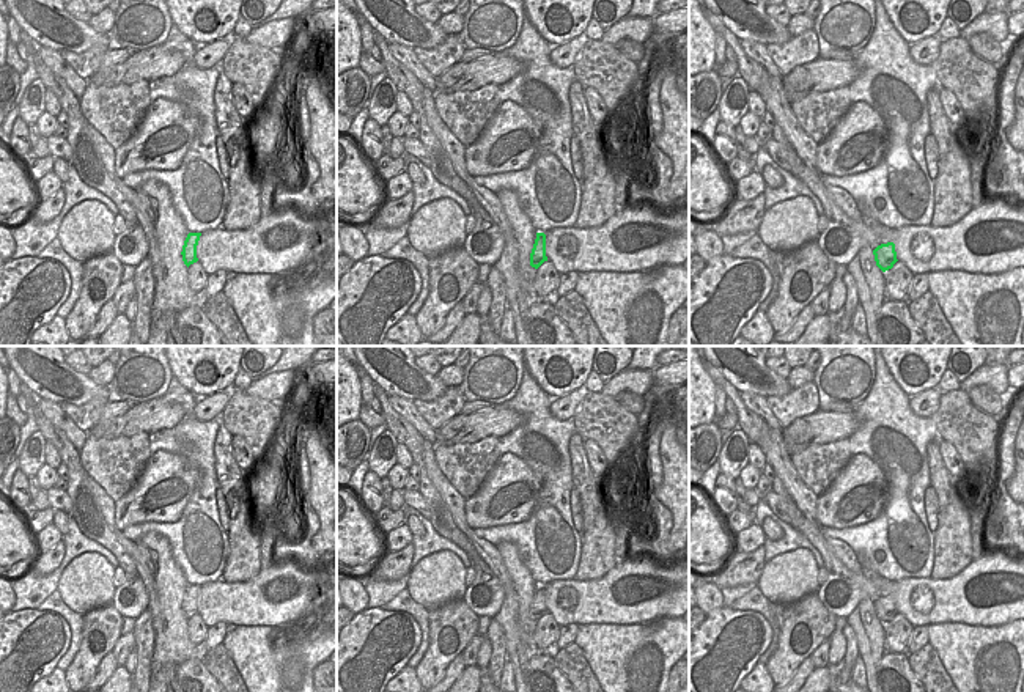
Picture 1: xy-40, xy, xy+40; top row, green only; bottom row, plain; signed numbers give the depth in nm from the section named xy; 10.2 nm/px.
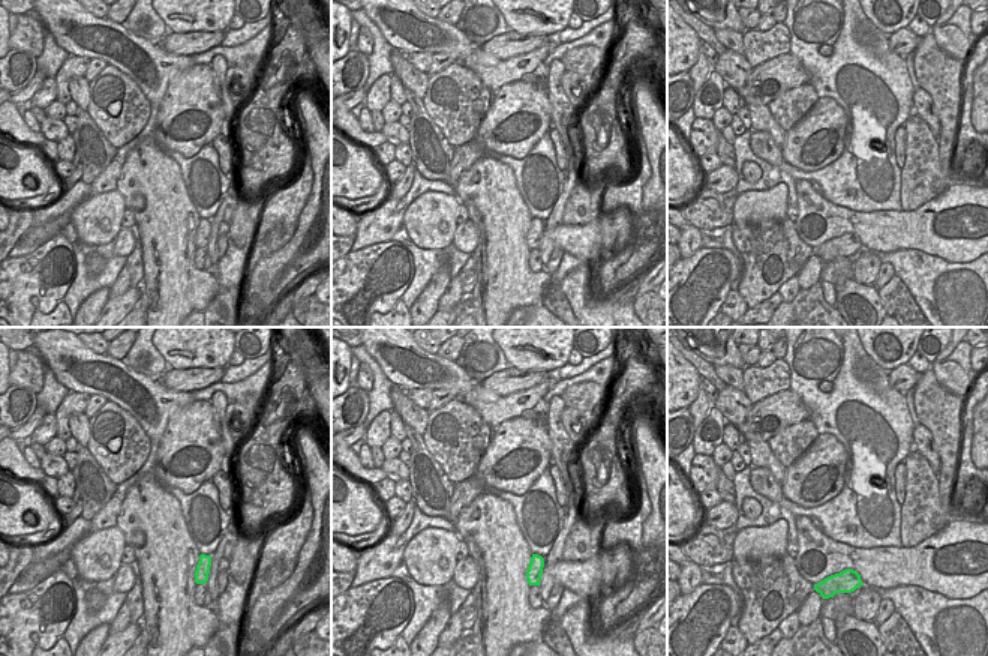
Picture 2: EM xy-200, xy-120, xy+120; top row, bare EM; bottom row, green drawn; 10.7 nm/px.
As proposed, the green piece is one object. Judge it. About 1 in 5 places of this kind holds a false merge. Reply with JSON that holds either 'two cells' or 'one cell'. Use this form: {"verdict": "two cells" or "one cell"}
{"verdict": "one cell"}

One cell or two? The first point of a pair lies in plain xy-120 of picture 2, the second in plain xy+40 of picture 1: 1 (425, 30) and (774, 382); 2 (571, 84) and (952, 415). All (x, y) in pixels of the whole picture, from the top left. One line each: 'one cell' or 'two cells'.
1: one cell
2: two cells

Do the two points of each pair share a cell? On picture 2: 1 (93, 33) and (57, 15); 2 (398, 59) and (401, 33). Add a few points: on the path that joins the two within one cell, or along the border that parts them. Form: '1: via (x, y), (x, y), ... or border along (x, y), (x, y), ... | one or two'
1: via (84, 33), (66, 20) | one
2: border along (395, 48), (401, 51) | two

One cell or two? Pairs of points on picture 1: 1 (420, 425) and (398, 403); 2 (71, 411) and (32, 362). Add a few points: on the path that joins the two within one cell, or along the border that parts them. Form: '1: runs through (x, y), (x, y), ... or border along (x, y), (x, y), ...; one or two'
1: runs through (416, 420), (403, 408); one
2: border along (101, 397), (93, 397), (82, 404), (58, 403); two

